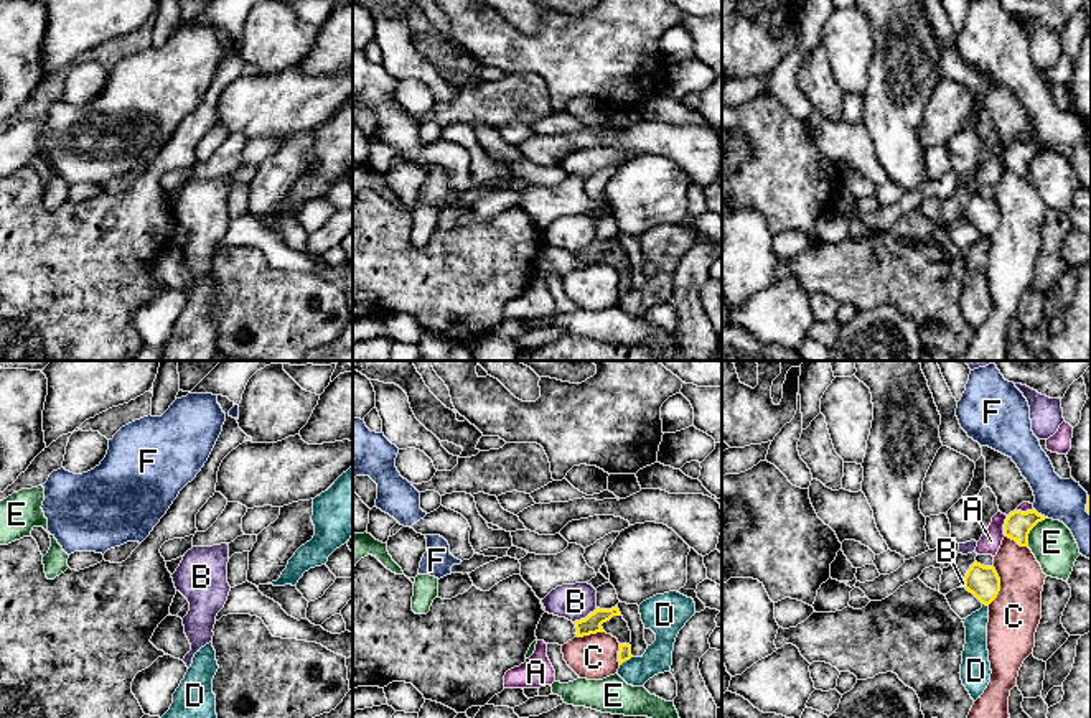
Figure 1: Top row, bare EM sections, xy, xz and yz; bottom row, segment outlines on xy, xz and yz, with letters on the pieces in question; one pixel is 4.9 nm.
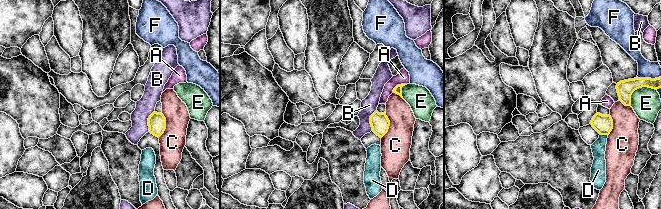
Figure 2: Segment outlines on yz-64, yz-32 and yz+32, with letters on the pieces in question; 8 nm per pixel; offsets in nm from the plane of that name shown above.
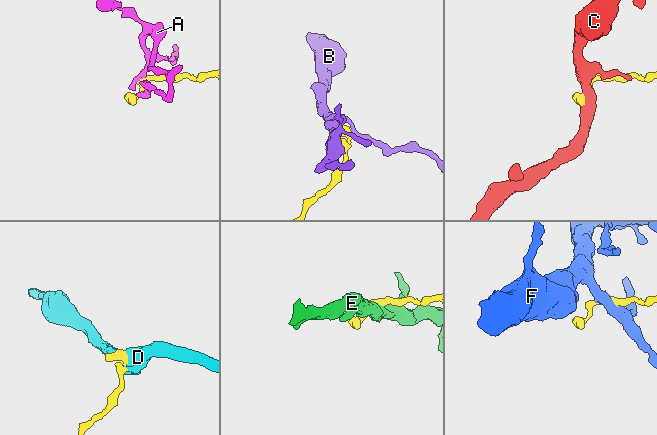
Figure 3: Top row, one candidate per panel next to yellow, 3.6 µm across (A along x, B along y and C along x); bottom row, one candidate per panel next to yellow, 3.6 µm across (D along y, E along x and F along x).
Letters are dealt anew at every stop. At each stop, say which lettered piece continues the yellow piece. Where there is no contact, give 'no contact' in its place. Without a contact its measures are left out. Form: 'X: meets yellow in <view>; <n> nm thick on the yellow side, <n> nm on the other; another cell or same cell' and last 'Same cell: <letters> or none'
A: meets yellow in yz; 130 nm thick on the yellow side, 110 nm on the other; another cell
B: meets yellow in xz; 90 nm thick on the yellow side, 180 nm on the other; another cell
C: meets yellow in yz; 160 nm thick on the yellow side, 260 nm on the other; another cell
D: meets yellow in xz; 60 nm thick on the yellow side, 140 nm on the other; another cell
E: meets yellow in yz; 130 nm thick on the yellow side, 220 nm on the other; another cell
F: meets yellow in yz; 130 nm thick on the yellow side, 200 nm on the other; another cell
Same cell: none

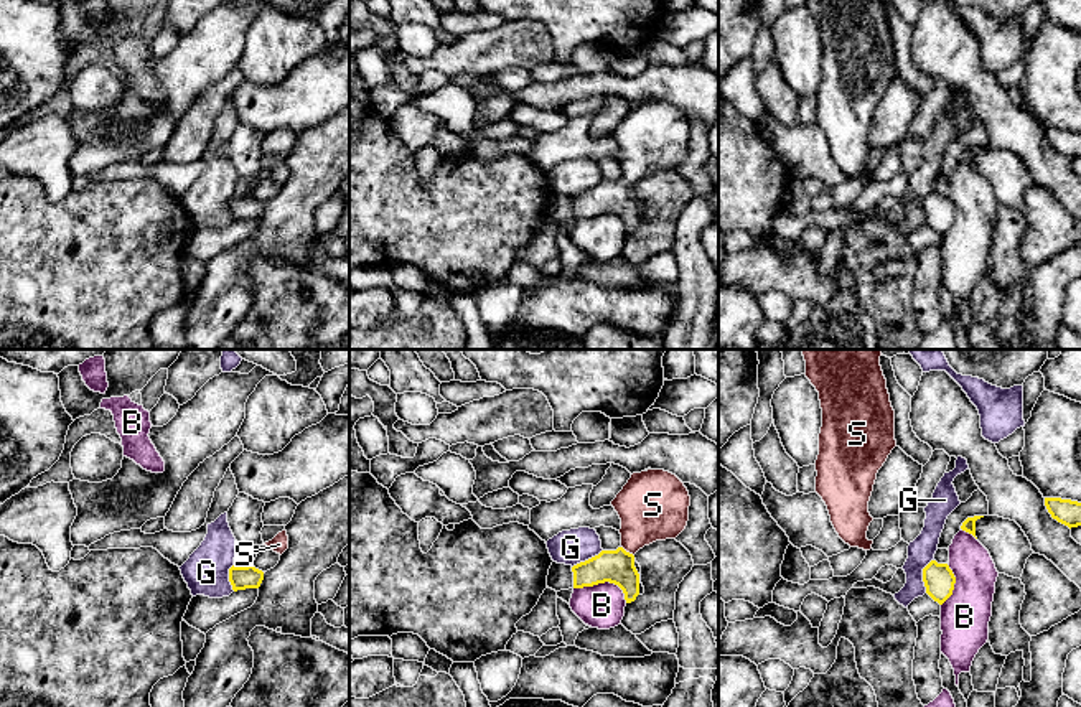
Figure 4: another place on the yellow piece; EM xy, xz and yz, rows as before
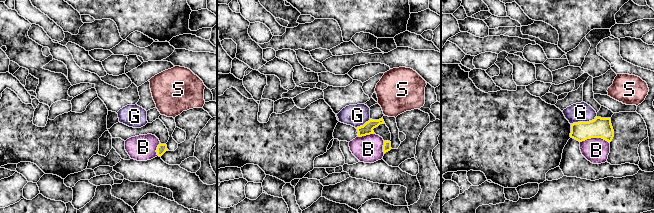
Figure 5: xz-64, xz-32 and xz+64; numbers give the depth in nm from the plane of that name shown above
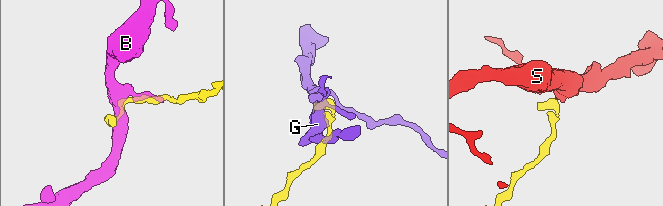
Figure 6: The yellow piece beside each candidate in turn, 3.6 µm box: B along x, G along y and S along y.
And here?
B: meets yellow in xz; 160 nm thick on the yellow side, 220 nm on the other; another cell
G: meets yellow in yz; 150 nm thick on the yellow side, 130 nm on the other; another cell
S: meets yellow in xz; 160 nm thick on the yellow side, 320 nm on the other; same cell
Same cell: S

